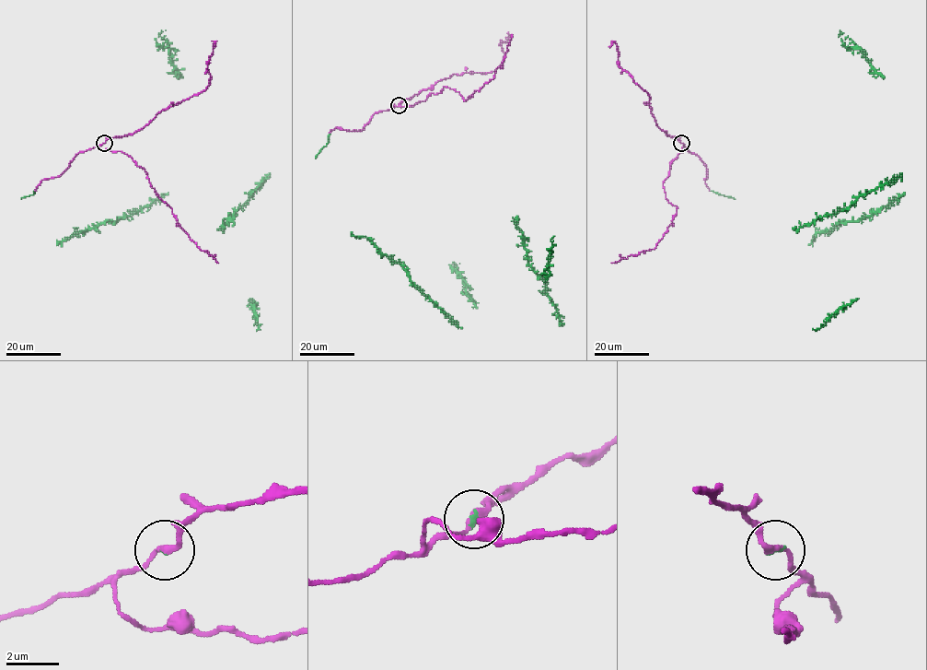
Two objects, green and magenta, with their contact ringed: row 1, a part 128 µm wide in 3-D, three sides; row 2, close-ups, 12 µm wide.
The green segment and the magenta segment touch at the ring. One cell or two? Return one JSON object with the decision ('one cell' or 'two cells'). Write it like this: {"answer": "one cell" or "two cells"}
{"answer": "one cell"}

